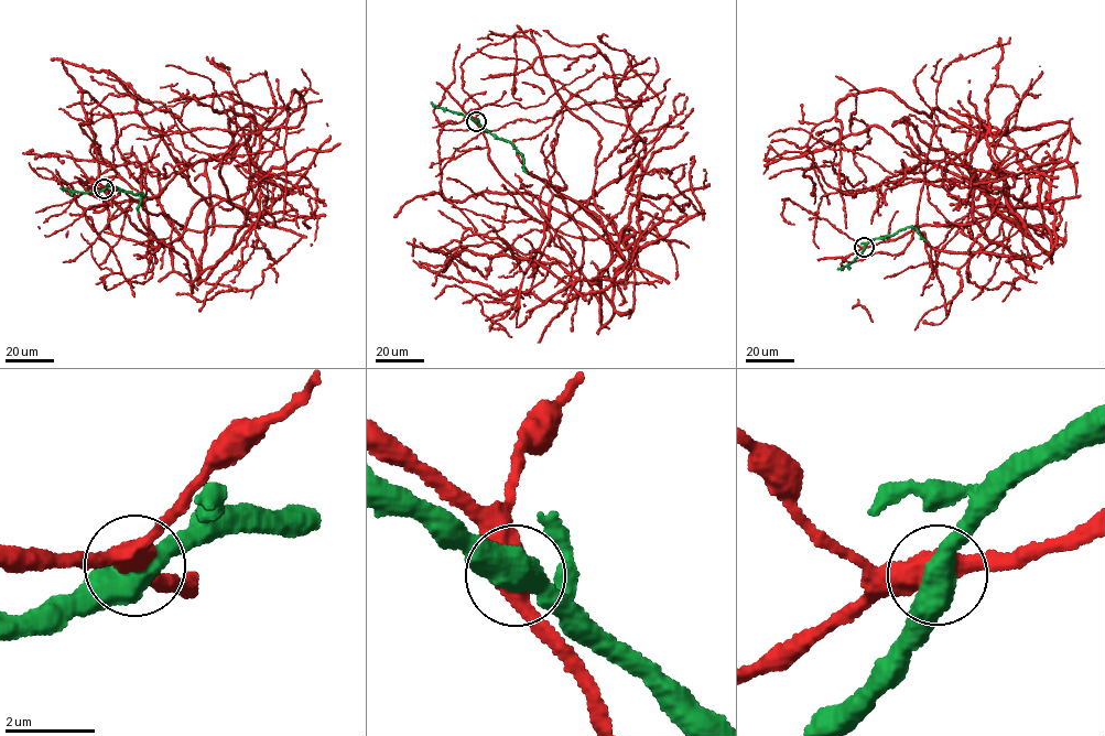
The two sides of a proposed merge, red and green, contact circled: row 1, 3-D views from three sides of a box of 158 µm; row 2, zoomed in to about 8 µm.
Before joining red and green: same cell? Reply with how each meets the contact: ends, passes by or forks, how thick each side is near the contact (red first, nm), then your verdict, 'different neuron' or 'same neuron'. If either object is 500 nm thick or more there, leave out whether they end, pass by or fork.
550 nm thick on the red side, 550 nm on the other; same neuron

